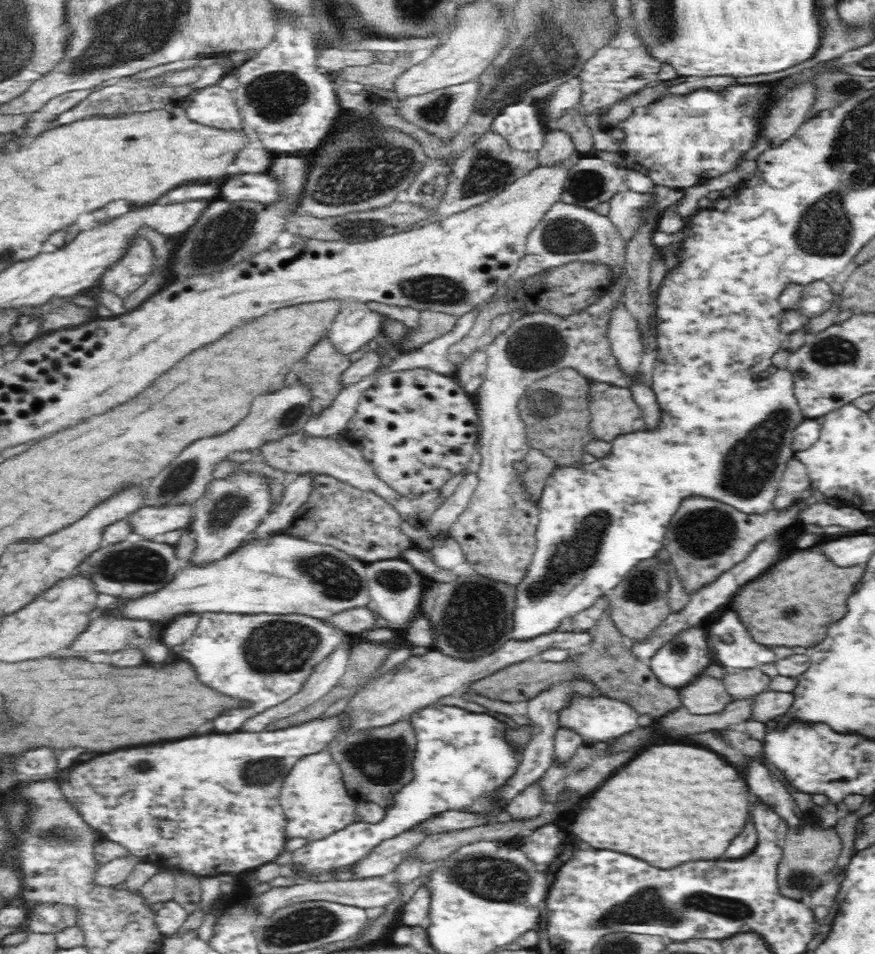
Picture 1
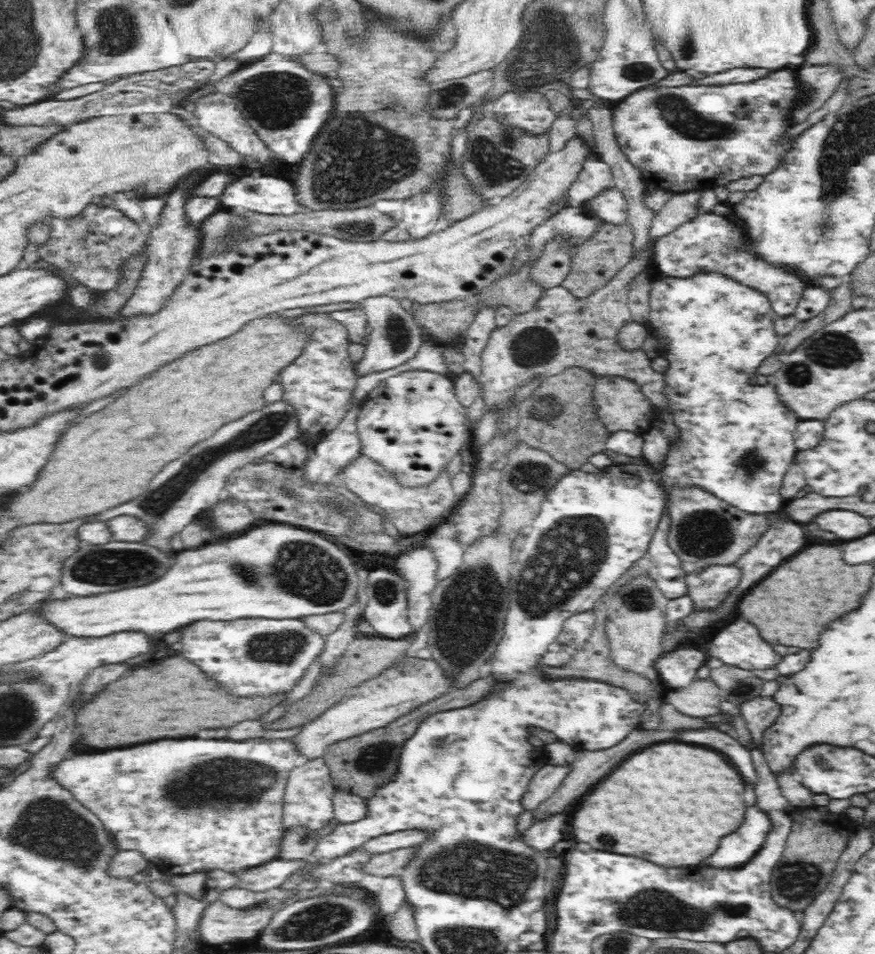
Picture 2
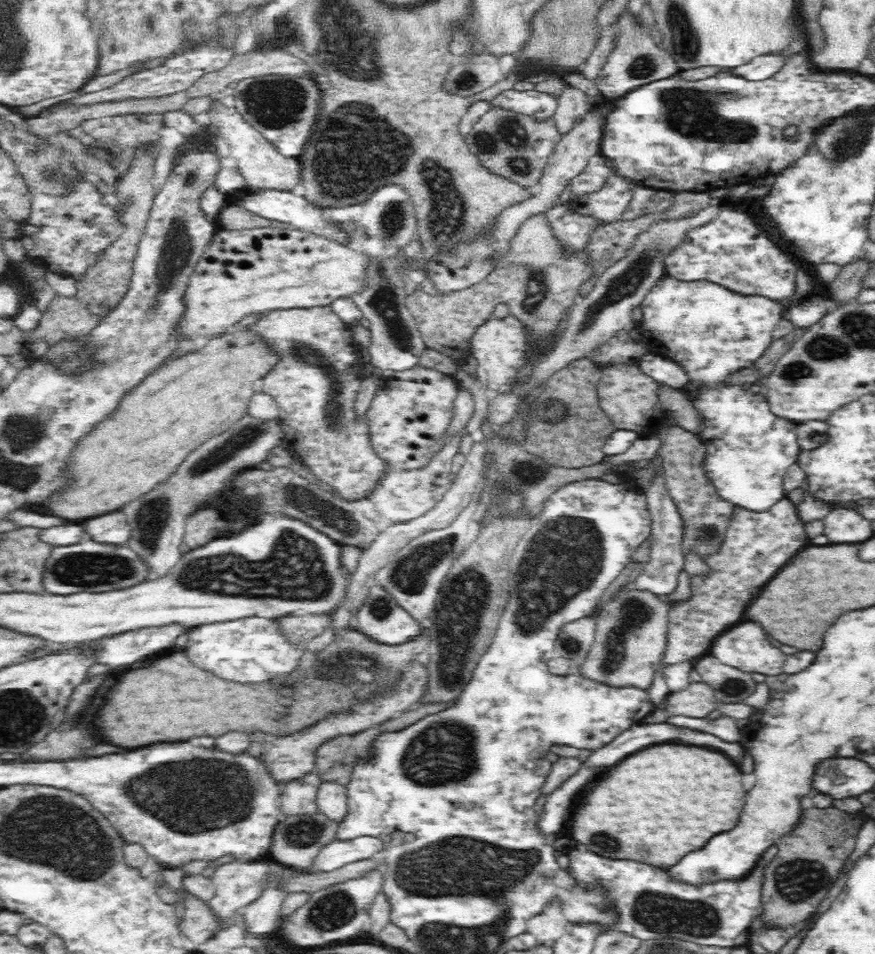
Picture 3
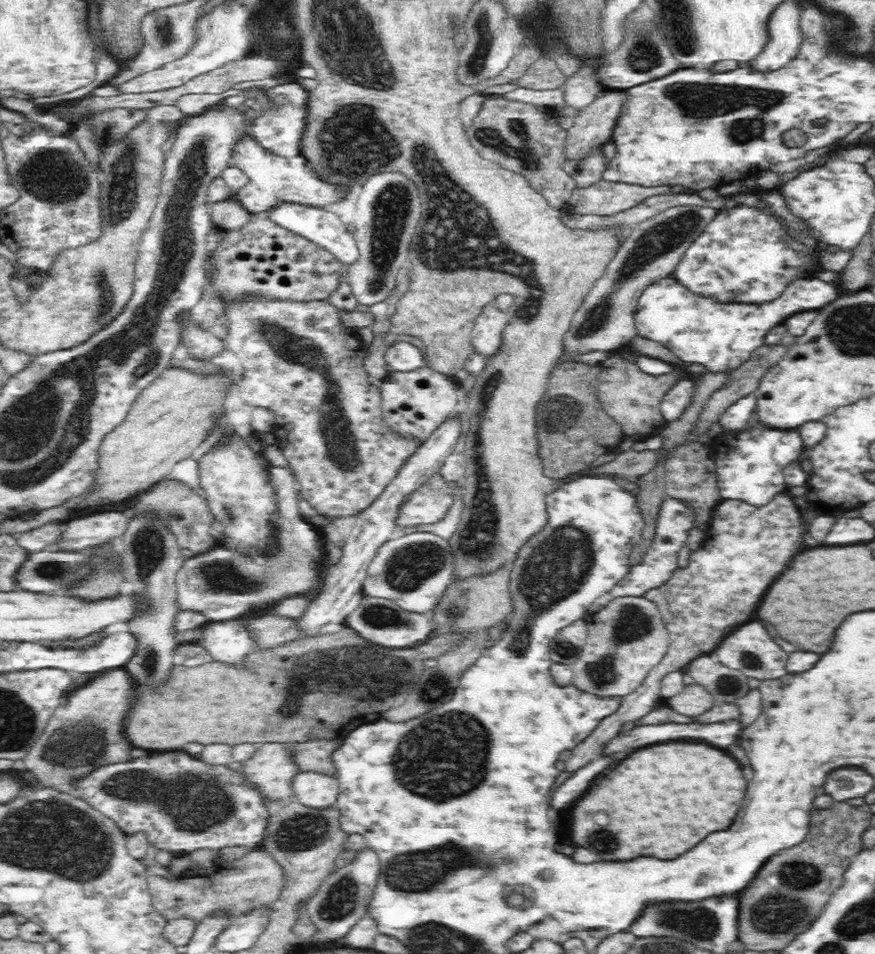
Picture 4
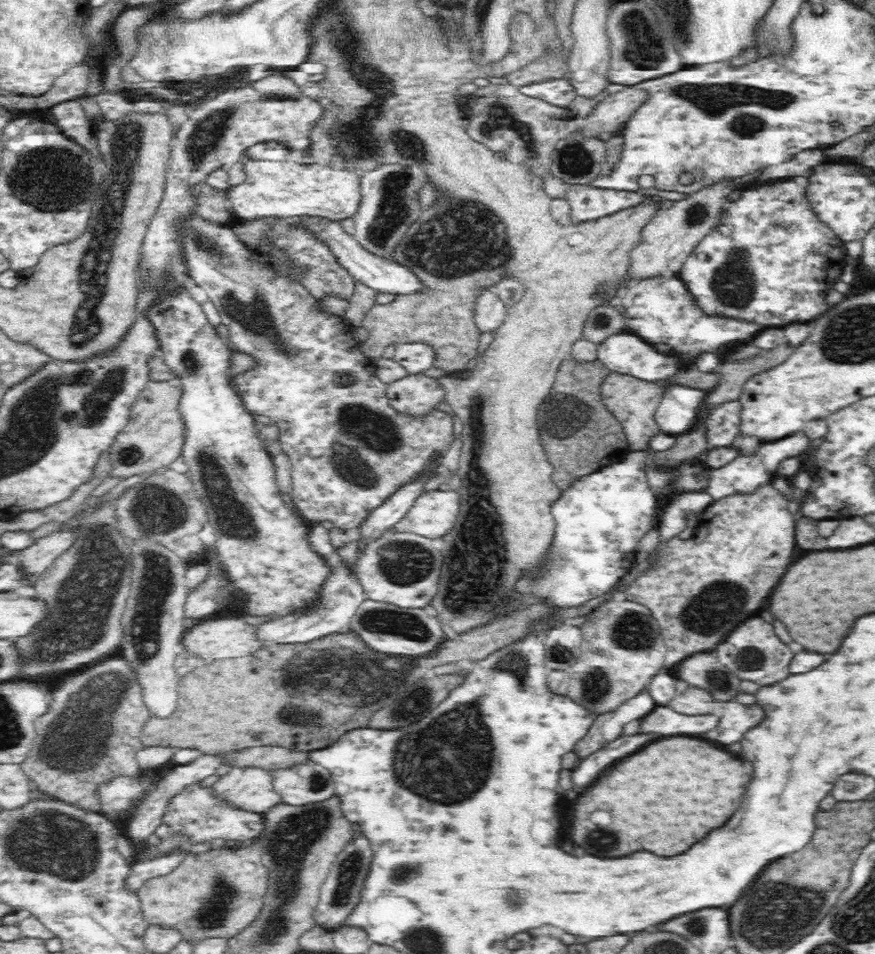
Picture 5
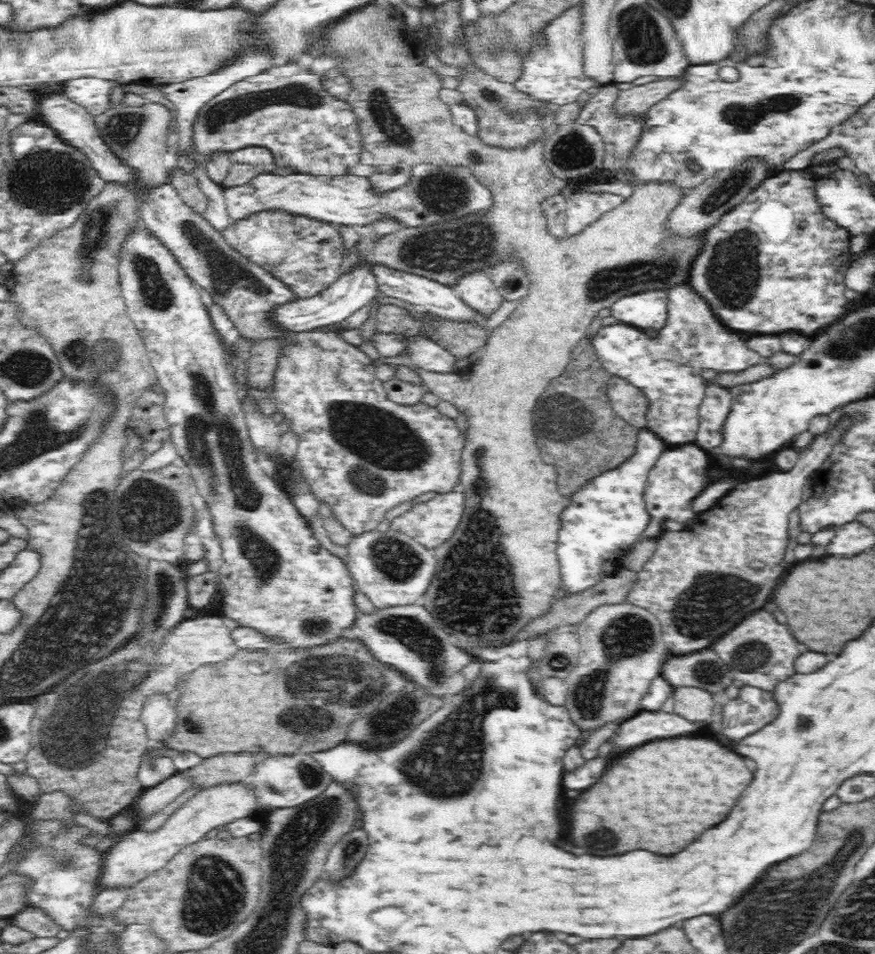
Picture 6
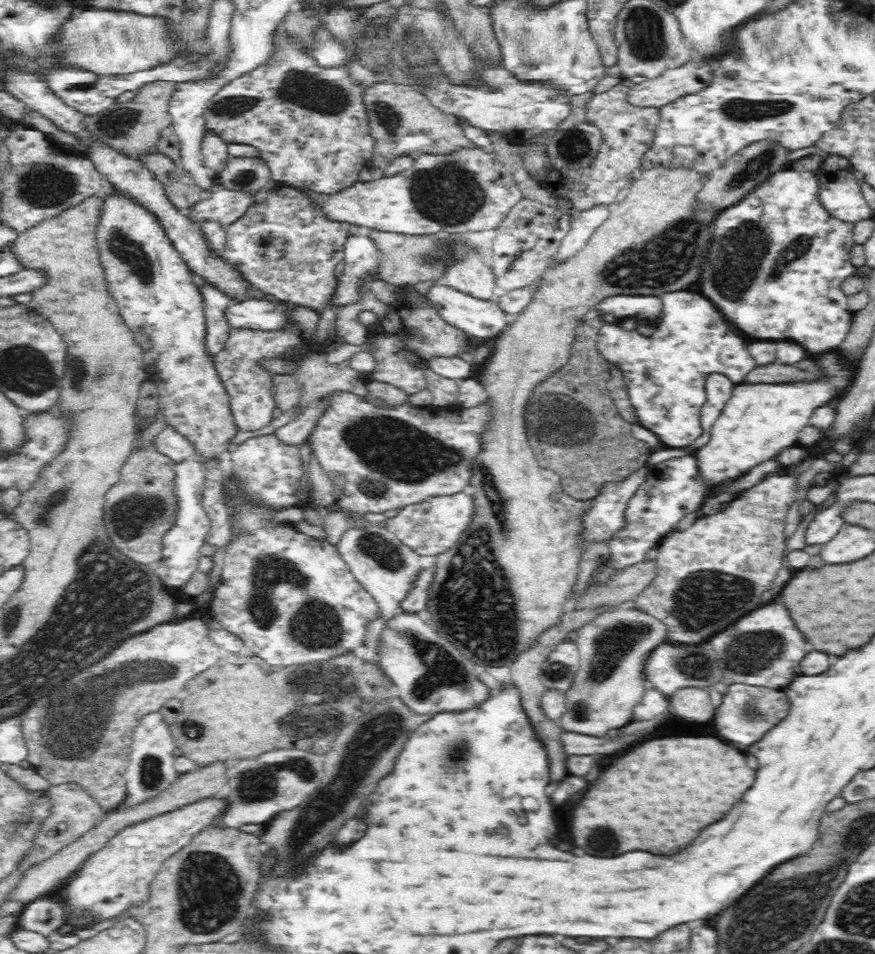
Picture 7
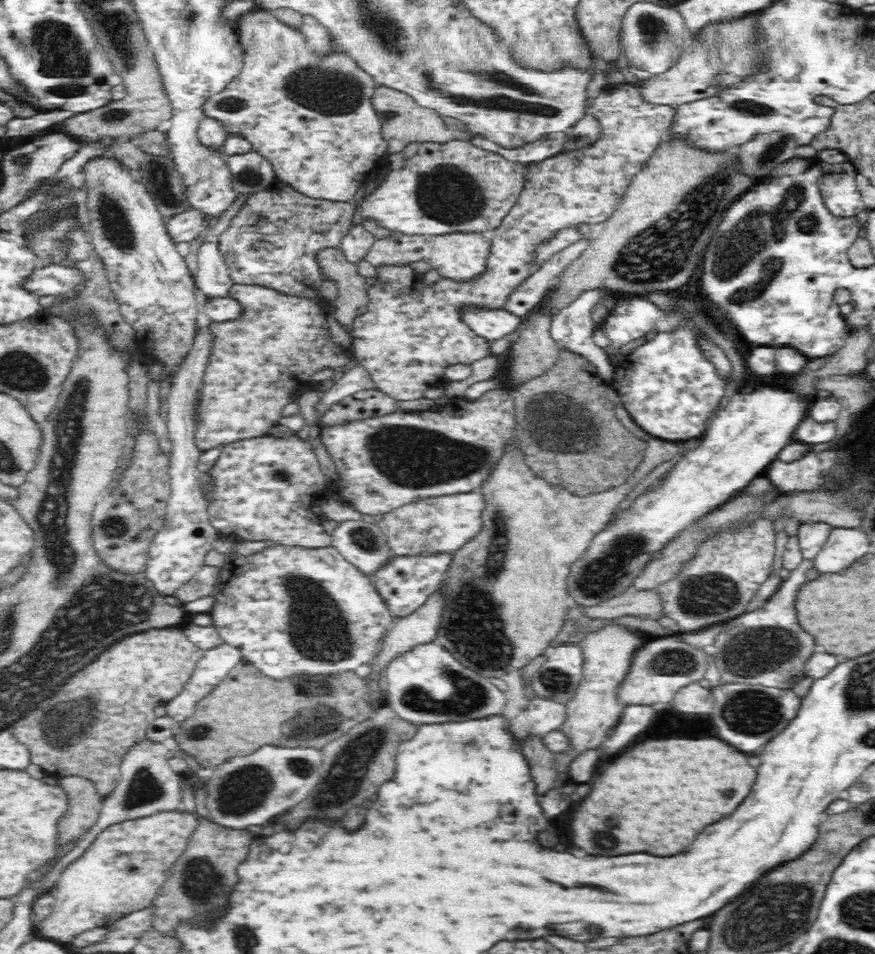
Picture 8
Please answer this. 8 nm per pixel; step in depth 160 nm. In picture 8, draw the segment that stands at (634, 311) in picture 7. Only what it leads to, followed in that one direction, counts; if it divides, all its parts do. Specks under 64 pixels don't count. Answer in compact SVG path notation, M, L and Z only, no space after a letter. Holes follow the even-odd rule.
M589 290L581 292L568 306L562 307L555 311L549 320L550 339L556 342L563 352L577 354L584 357L595 368L596 373L608 385L613 377L614 368L609 365L606 360L606 355L602 348L599 348L591 340L593 326L591 323L591 312L594 306L598 303L598 292Z

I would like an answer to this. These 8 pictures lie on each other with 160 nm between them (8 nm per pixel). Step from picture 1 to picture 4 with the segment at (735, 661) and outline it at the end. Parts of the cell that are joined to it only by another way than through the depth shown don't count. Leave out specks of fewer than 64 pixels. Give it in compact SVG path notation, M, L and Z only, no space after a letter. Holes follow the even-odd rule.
M750 622L750 624L740 626L734 634L730 634L726 638L726 642L720 642L720 646L716 650L713 650L713 652L713 657L718 662L721 662L732 670L739 670L748 678L768 681L782 678L784 674L788 674L786 672L786 658L788 658L788 654L772 640L772 636L764 630L764 626L760 622Z

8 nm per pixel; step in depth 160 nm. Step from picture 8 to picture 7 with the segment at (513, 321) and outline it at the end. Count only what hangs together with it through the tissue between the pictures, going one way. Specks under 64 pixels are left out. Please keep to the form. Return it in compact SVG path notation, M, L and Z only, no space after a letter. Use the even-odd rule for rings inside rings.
M442 282L432 286L426 296L430 298L432 305L437 306L437 310L440 310L440 314L442 318L446 319L446 322L466 331L476 339L486 341L488 344L496 339L499 334L502 334L506 330L506 326L516 317L507 314L502 308L498 307L495 299L476 298L448 287Z

